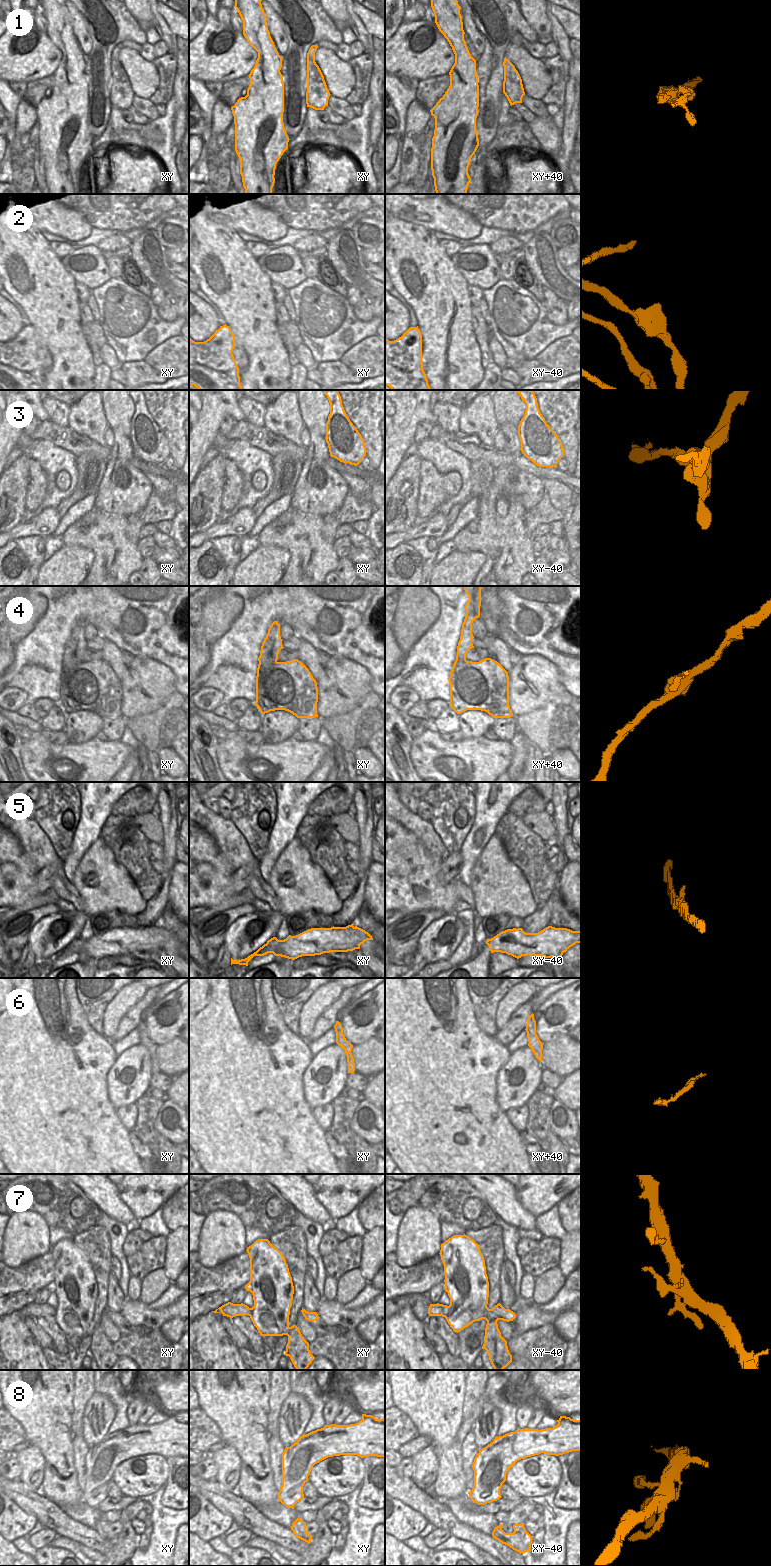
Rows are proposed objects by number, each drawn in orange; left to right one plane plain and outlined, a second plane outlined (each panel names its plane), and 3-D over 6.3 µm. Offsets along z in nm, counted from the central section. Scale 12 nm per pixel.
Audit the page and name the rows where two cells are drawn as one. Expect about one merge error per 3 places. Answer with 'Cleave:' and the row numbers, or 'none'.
Cleave: 1, 2, 3, 4, 6

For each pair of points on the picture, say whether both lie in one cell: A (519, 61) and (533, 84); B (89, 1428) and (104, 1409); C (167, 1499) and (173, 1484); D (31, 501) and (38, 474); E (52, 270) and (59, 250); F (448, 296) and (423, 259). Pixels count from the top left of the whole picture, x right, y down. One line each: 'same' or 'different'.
A: same
B: same
C: same
D: same
E: different
F: same

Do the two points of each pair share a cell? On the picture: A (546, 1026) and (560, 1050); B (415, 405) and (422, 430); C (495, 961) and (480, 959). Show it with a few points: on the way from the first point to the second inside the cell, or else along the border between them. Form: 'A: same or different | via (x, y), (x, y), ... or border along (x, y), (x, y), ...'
A: different | border along (568, 1033), (554, 1035), (544, 1043)
B: different | border along (429, 421), (421, 421), (417, 425), (413, 441)
C: different | border along (491, 953), (488, 967)

